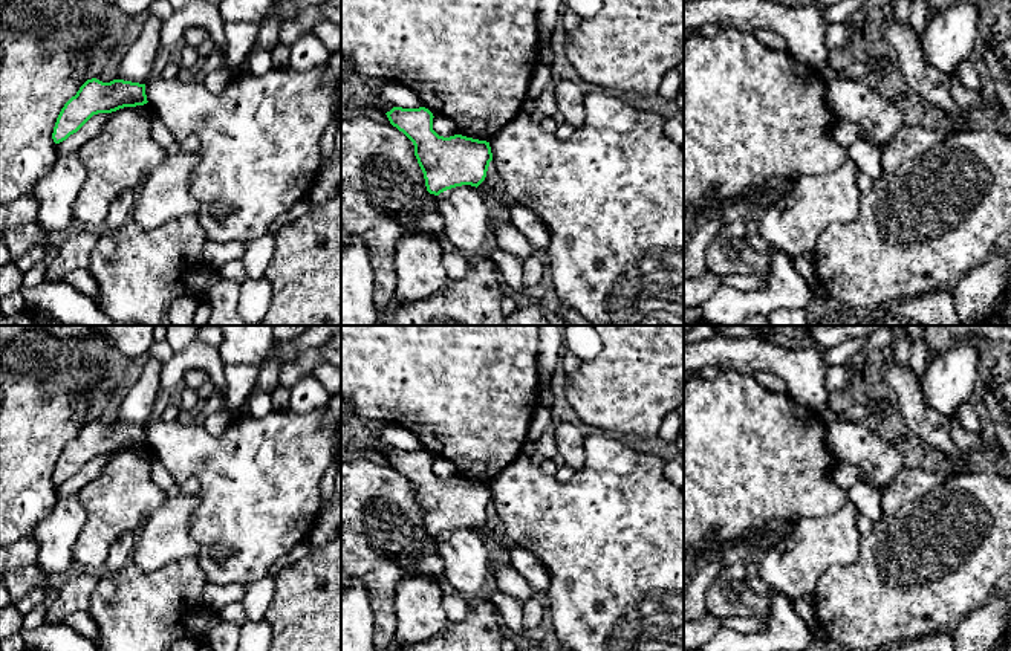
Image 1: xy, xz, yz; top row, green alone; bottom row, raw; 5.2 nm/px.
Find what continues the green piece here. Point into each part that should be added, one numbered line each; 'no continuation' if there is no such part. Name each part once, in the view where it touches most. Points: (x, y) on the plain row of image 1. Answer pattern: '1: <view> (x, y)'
no continuation

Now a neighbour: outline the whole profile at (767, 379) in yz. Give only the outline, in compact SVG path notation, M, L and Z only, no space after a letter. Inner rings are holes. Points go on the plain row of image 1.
M757 371L753 374L753 377L757 381L757 384L760 384L762 387L765 387L769 391L783 393L783 394L788 393L786 382L782 377L769 373L769 371Z

